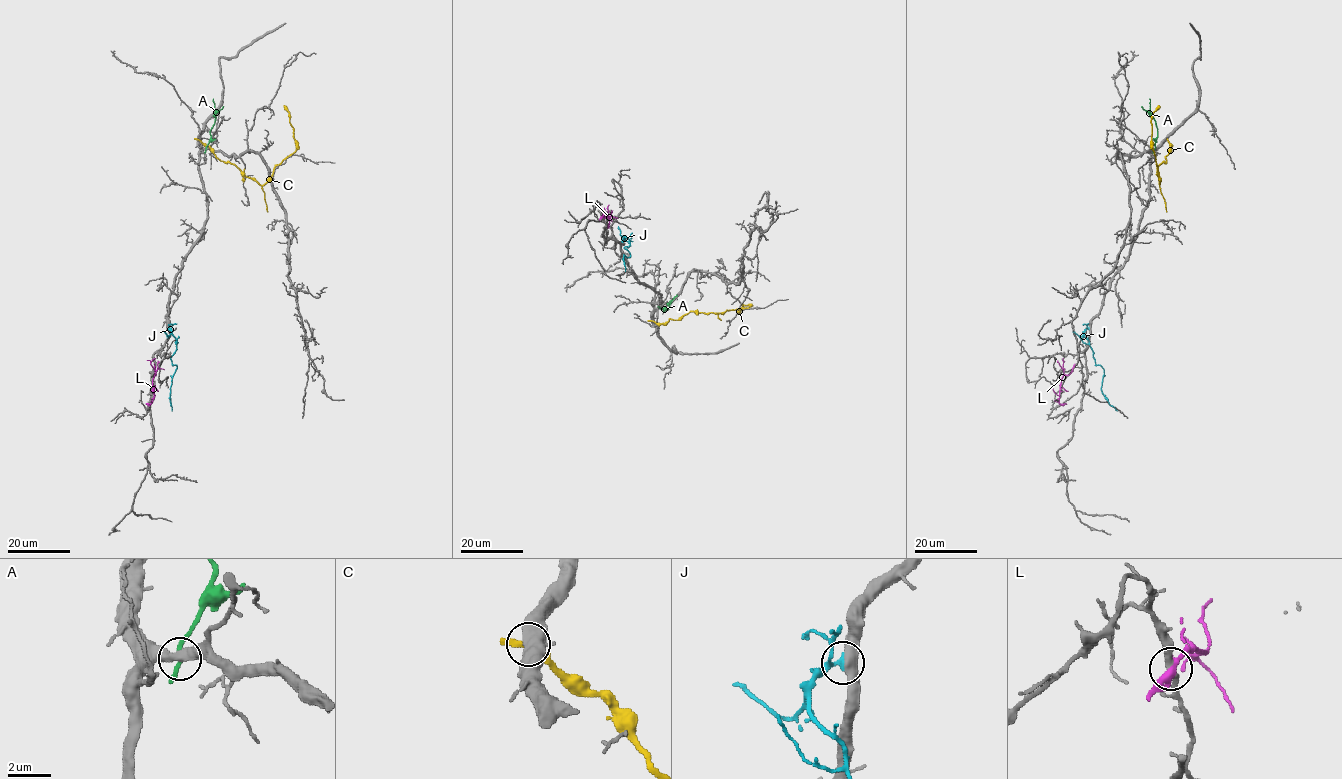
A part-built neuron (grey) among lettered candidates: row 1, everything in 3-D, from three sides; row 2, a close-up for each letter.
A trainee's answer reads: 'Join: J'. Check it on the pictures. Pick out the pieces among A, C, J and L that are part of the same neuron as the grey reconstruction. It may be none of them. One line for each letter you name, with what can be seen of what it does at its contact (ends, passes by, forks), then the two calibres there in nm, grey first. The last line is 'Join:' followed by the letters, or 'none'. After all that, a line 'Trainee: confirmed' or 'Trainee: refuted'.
J: it passes by; calibres 550 and 240 nm
Join: J
Trainee: confirmed

